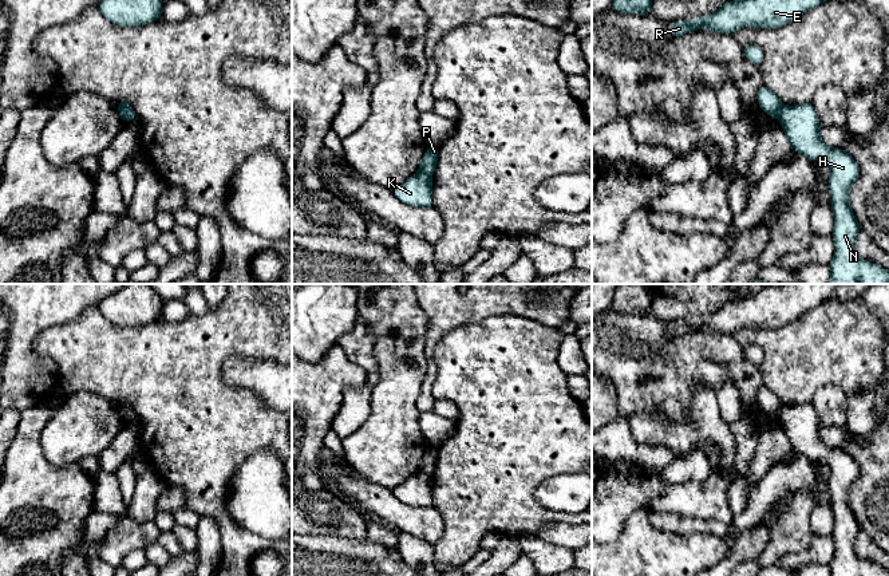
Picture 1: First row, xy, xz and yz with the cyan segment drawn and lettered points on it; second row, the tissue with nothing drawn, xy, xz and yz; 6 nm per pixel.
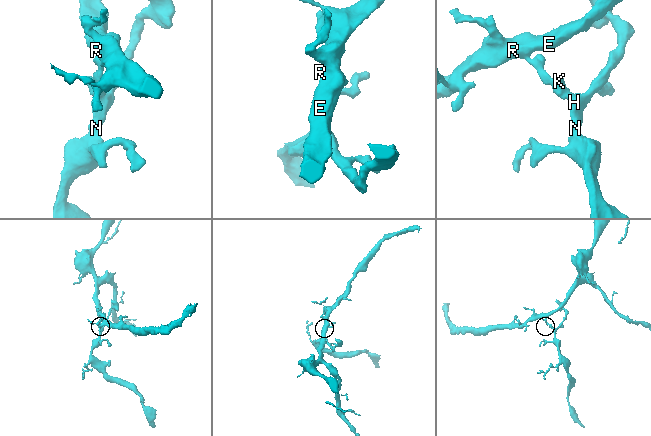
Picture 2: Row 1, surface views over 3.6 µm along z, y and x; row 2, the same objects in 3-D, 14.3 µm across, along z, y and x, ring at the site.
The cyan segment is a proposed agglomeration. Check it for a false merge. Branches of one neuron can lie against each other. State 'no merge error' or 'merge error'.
merge error

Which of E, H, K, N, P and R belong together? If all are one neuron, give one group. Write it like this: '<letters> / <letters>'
E P R / H K N

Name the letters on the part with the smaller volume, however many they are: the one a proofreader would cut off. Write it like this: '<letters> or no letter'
H, K, N

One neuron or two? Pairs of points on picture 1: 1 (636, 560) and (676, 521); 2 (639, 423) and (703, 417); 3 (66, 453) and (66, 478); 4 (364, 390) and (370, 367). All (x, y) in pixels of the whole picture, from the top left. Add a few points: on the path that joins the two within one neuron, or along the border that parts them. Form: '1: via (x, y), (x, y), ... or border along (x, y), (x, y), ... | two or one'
1: border along (647, 516), (659, 529), (698, 533) | two
2: via (655, 434), (684, 436), (688, 432) | one
3: border along (42, 445), (44, 457), (56, 466), (76, 466) | two
4: via (368, 385), (370, 373) | one

